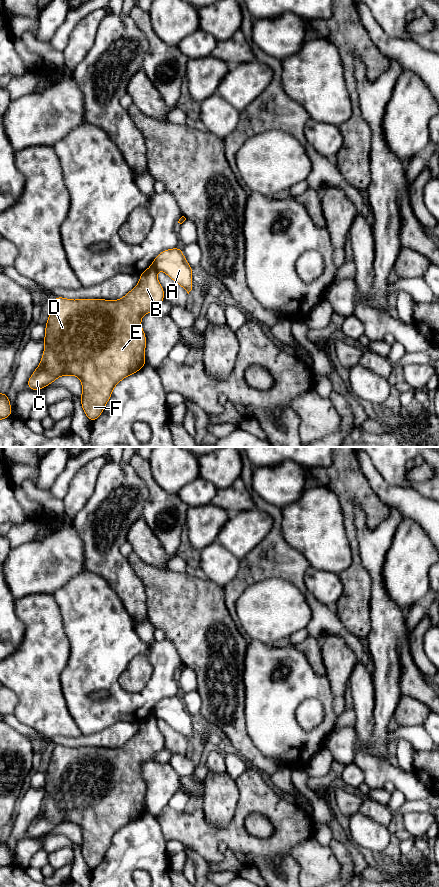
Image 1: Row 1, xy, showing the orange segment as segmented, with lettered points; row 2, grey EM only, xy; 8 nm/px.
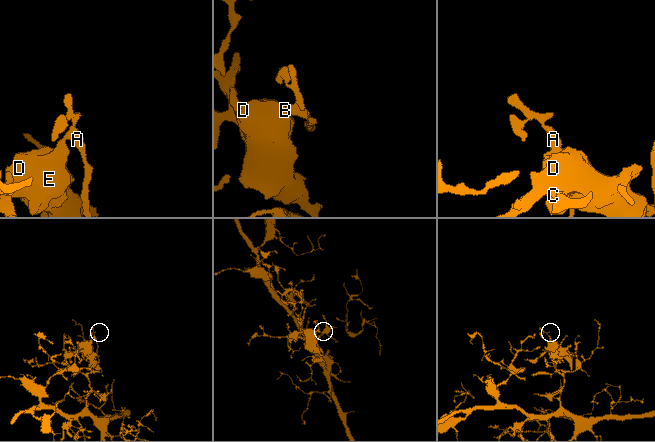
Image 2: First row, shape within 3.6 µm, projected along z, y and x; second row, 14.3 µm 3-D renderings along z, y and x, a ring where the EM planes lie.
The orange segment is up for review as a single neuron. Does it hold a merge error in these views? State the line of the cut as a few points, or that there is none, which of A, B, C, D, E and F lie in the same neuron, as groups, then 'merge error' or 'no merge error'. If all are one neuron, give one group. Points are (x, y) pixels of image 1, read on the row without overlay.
cut in xy along (152, 712), (157, 717); A / B C D E F; merge error

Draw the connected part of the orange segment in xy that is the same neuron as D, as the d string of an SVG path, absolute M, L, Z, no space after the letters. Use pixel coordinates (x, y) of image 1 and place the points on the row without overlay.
M151 713L140 722L138 733L120 748L78 747L70 748L56 744L45 777L45 796L40 813L28 828L31 838L40 838L54 830L62 823L75 823L82 830L81 852L83 859L91 870L103 860L109 849L113 836L125 825L139 819L146 813L146 785L141 776L141 765L153 761L155 756L164 749L164 738L157 724L157 717Z

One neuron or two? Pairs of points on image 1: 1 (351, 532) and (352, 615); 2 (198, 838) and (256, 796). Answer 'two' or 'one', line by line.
1: one
2: one

